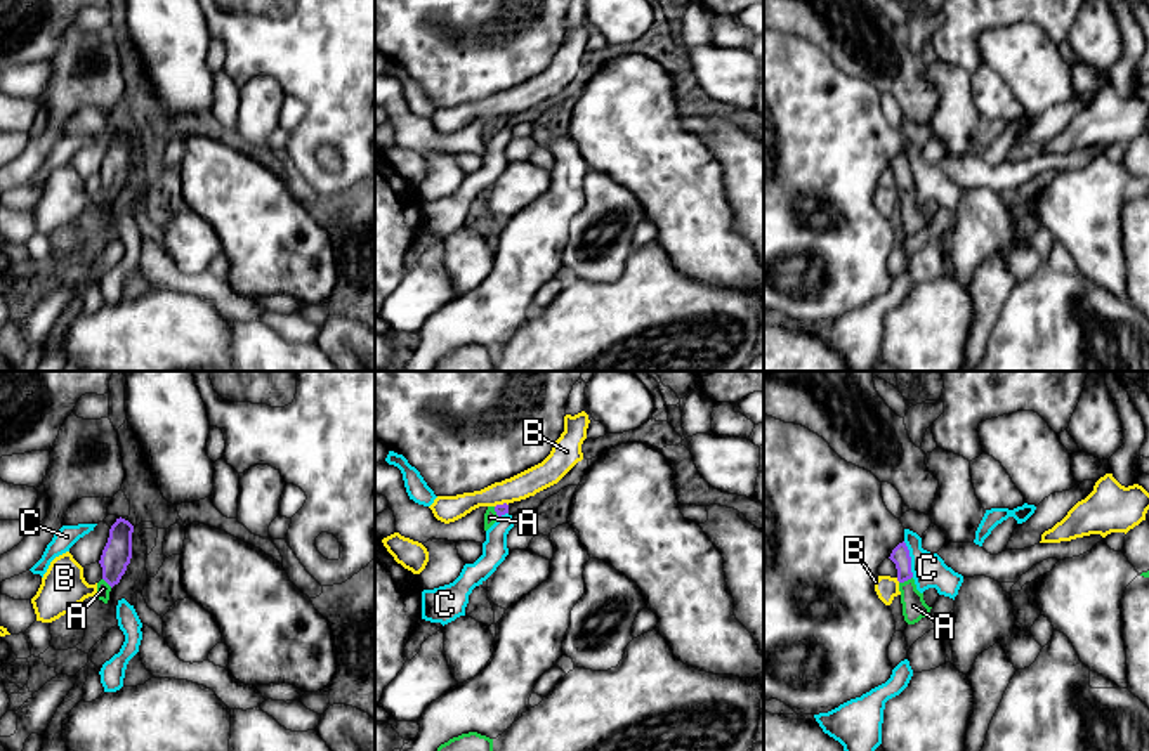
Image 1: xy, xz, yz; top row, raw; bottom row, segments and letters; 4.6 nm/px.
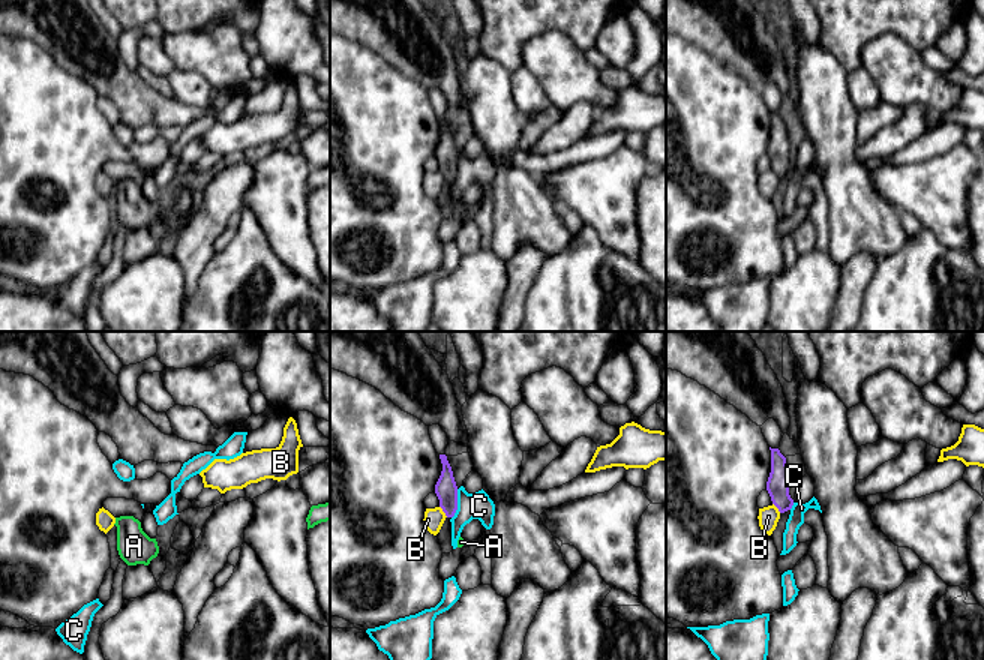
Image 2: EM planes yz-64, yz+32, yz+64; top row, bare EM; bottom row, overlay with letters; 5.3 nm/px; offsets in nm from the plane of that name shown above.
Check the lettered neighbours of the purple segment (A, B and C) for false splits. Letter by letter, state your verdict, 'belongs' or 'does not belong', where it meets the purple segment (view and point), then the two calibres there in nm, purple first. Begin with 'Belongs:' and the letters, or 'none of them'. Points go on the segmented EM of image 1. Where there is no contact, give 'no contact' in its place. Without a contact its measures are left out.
Belongs: A
A: belongs | yz (905, 580) | 90/110 nm
B: does not belong | yz (898, 580) | 90/110 nm
C: does not belong | yz (910, 559) | 90/160 nm

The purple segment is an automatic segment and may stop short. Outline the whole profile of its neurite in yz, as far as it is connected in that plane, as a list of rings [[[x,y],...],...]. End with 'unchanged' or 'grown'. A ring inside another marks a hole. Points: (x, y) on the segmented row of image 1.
[[[899,543],[890,557],[897,569],[897,581],[901,591],[903,616],[908,624],[918,623],[925,617],[932,607],[923,600],[923,593],[916,590],[913,572],[911,572],[911,557],[906,543]]]; grown

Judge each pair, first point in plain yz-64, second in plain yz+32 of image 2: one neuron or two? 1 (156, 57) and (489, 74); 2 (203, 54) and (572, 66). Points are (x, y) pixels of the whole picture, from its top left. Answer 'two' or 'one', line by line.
1: two
2: one

